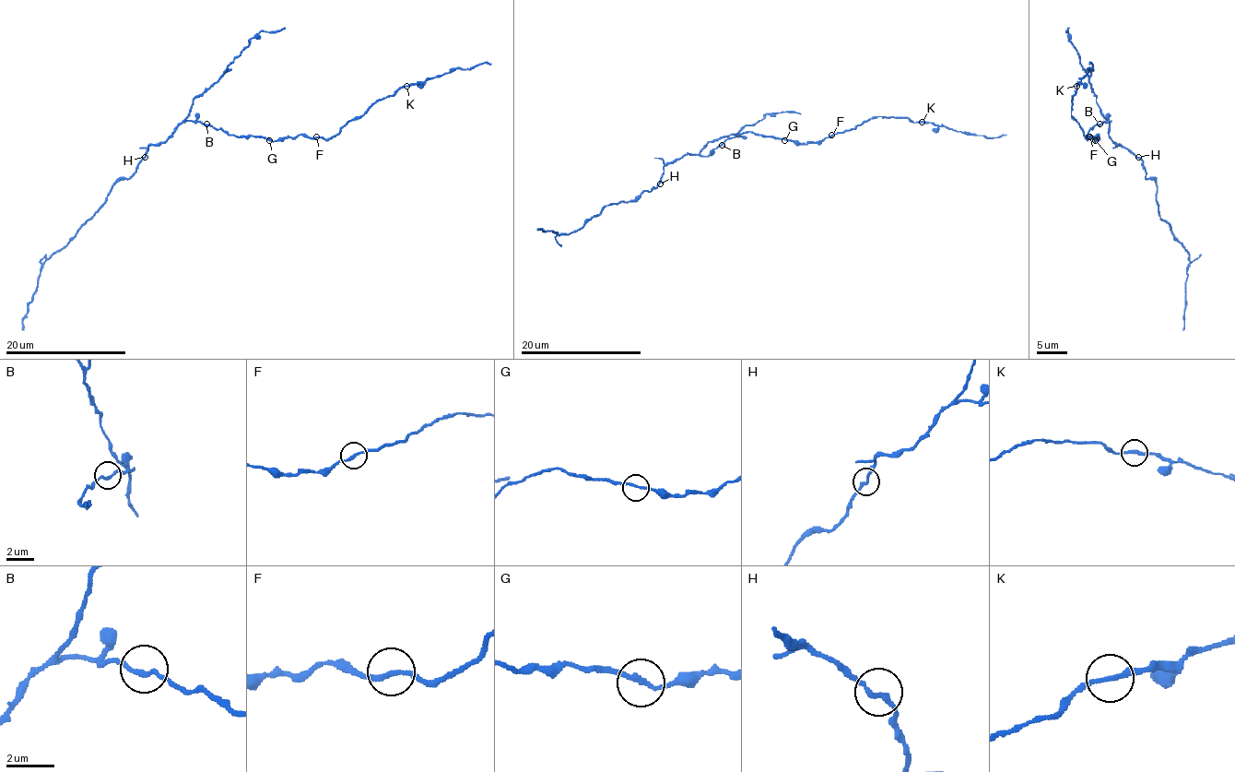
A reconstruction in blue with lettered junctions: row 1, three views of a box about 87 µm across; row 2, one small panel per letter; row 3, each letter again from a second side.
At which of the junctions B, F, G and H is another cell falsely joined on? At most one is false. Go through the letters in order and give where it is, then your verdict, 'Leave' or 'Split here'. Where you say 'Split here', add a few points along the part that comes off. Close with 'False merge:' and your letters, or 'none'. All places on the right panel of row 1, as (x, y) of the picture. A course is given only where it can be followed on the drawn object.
B: Place: (1099, 124). Leave
F: Place: (1089, 136). Leave
G: Place: (1095, 140). Leave
H: Place: (1138, 157). Leave
False merge: none

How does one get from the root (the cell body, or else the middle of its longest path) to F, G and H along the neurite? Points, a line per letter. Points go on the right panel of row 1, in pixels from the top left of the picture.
F: (1098, 124), (1086, 136), (1095, 140), (1098, 137), (1096, 134), (1090, 137)
G: (1098, 124), (1086, 136), (1095, 140)
H: (1098, 124), (1111, 121), (1109, 136), (1138, 157)

